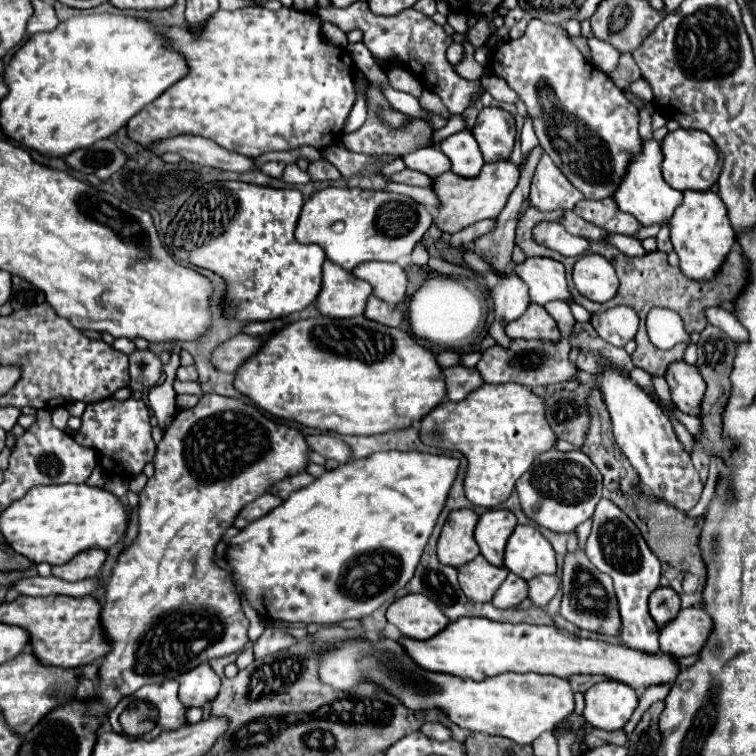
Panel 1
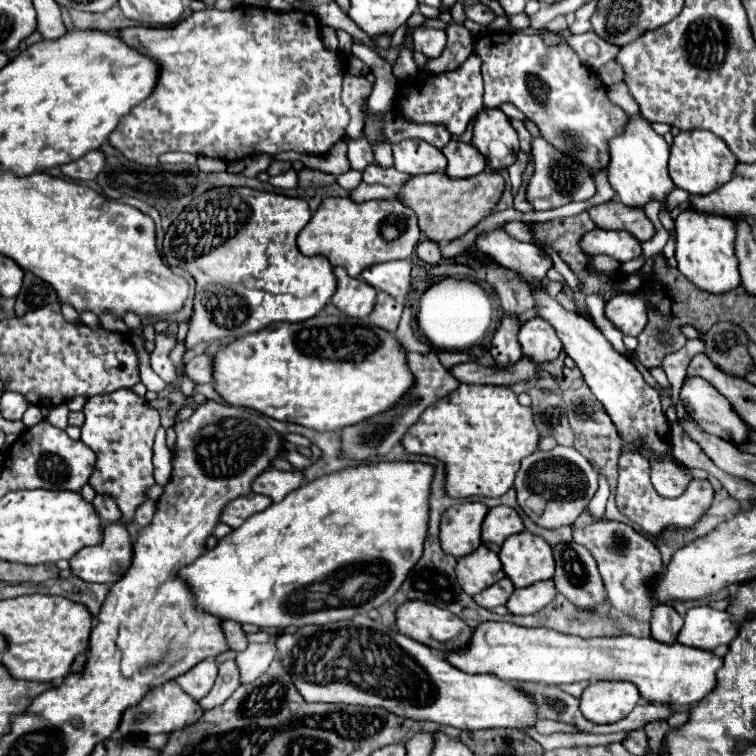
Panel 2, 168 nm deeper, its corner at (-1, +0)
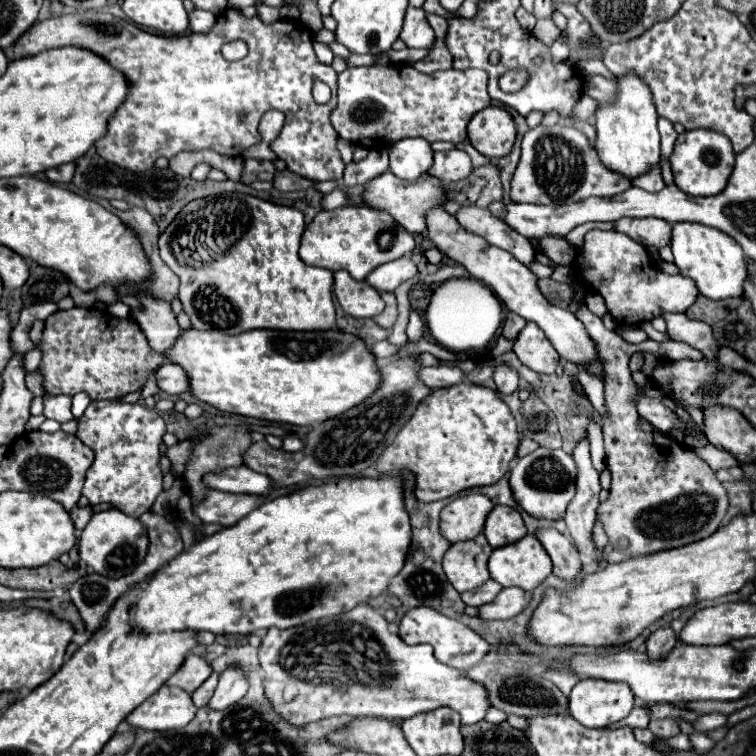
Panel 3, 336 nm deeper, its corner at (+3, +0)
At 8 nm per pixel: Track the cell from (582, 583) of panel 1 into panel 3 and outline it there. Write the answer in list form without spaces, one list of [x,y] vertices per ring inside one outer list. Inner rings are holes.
[[[540,528],[534,532],[534,536],[540,540],[544,550],[552,558],[556,576],[564,580],[572,580],[580,574],[582,564],[578,558],[578,550],[570,538],[560,534],[556,528]]]

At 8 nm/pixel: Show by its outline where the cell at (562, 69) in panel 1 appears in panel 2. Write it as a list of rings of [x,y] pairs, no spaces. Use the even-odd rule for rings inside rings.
[[[486,32],[476,40],[474,52],[482,58],[486,108],[512,102],[538,126],[544,140],[578,160],[592,176],[598,168],[608,170],[608,142],[624,132],[630,118],[622,108],[610,104],[606,84],[582,64],[568,44],[548,46],[540,34]]]

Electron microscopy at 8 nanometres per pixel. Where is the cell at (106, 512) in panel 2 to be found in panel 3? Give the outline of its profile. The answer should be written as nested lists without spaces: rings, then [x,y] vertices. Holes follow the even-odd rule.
[[[74,506],[70,510],[70,516],[72,516],[72,522],[76,522],[76,530],[82,532],[82,528],[88,524],[88,520],[92,518],[92,506],[88,508],[80,508],[80,506]]]

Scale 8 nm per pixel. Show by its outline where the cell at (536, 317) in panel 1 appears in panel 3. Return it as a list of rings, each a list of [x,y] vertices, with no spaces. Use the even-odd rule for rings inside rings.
[[[528,322],[524,330],[518,334],[512,350],[524,366],[540,374],[552,374],[560,362],[560,356],[550,344],[550,340],[532,322]]]

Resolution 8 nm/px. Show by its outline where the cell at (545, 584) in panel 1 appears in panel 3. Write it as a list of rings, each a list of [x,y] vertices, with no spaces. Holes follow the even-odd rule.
[[[502,588],[498,596],[478,608],[480,620],[510,620],[528,606],[528,596],[520,588]]]

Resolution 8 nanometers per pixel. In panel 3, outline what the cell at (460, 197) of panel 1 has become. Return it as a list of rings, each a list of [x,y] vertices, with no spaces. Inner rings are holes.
[[[384,172],[366,184],[362,198],[368,208],[388,212],[402,228],[406,228],[412,234],[420,234],[426,230],[426,222],[424,222],[426,212],[430,208],[442,204],[442,184],[440,184],[440,180],[436,180],[428,174],[420,176],[414,182],[408,182],[408,180],[396,178],[392,172]]]

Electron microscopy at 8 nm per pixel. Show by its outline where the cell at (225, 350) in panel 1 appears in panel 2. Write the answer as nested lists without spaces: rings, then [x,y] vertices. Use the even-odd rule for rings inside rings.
[[[200,354],[194,356],[188,364],[186,364],[186,374],[196,382],[210,382],[214,378],[214,358],[208,354]]]

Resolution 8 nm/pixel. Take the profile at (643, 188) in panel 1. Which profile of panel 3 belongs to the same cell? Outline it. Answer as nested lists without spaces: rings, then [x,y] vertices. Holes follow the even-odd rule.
[[[600,74],[590,76],[584,84],[584,92],[598,102],[596,110],[596,152],[602,164],[614,172],[634,178],[660,160],[660,134],[656,128],[656,106],[652,92],[644,80],[636,74],[604,78]]]

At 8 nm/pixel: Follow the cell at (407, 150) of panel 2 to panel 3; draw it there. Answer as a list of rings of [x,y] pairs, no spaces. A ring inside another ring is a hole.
[[[404,138],[390,144],[390,172],[402,180],[416,180],[432,166],[432,148],[426,140]]]

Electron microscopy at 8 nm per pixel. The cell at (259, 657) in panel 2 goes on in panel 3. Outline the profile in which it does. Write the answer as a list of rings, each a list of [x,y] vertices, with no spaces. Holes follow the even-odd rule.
[[[230,668],[220,676],[214,696],[208,702],[208,708],[224,710],[224,708],[236,704],[236,700],[240,700],[246,694],[246,690],[248,690],[248,678],[240,670]]]

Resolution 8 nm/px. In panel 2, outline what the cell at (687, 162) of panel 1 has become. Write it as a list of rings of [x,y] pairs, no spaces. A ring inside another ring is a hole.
[[[708,130],[680,132],[670,146],[670,178],[678,188],[686,190],[692,196],[710,194],[720,188],[728,178],[732,178],[736,164],[738,160],[728,150],[728,146]]]

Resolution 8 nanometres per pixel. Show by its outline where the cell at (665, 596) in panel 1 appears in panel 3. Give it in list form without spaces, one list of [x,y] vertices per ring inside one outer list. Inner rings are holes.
[[[660,628],[646,640],[646,654],[650,660],[658,660],[664,654],[670,654],[676,646],[676,634],[672,628]]]

